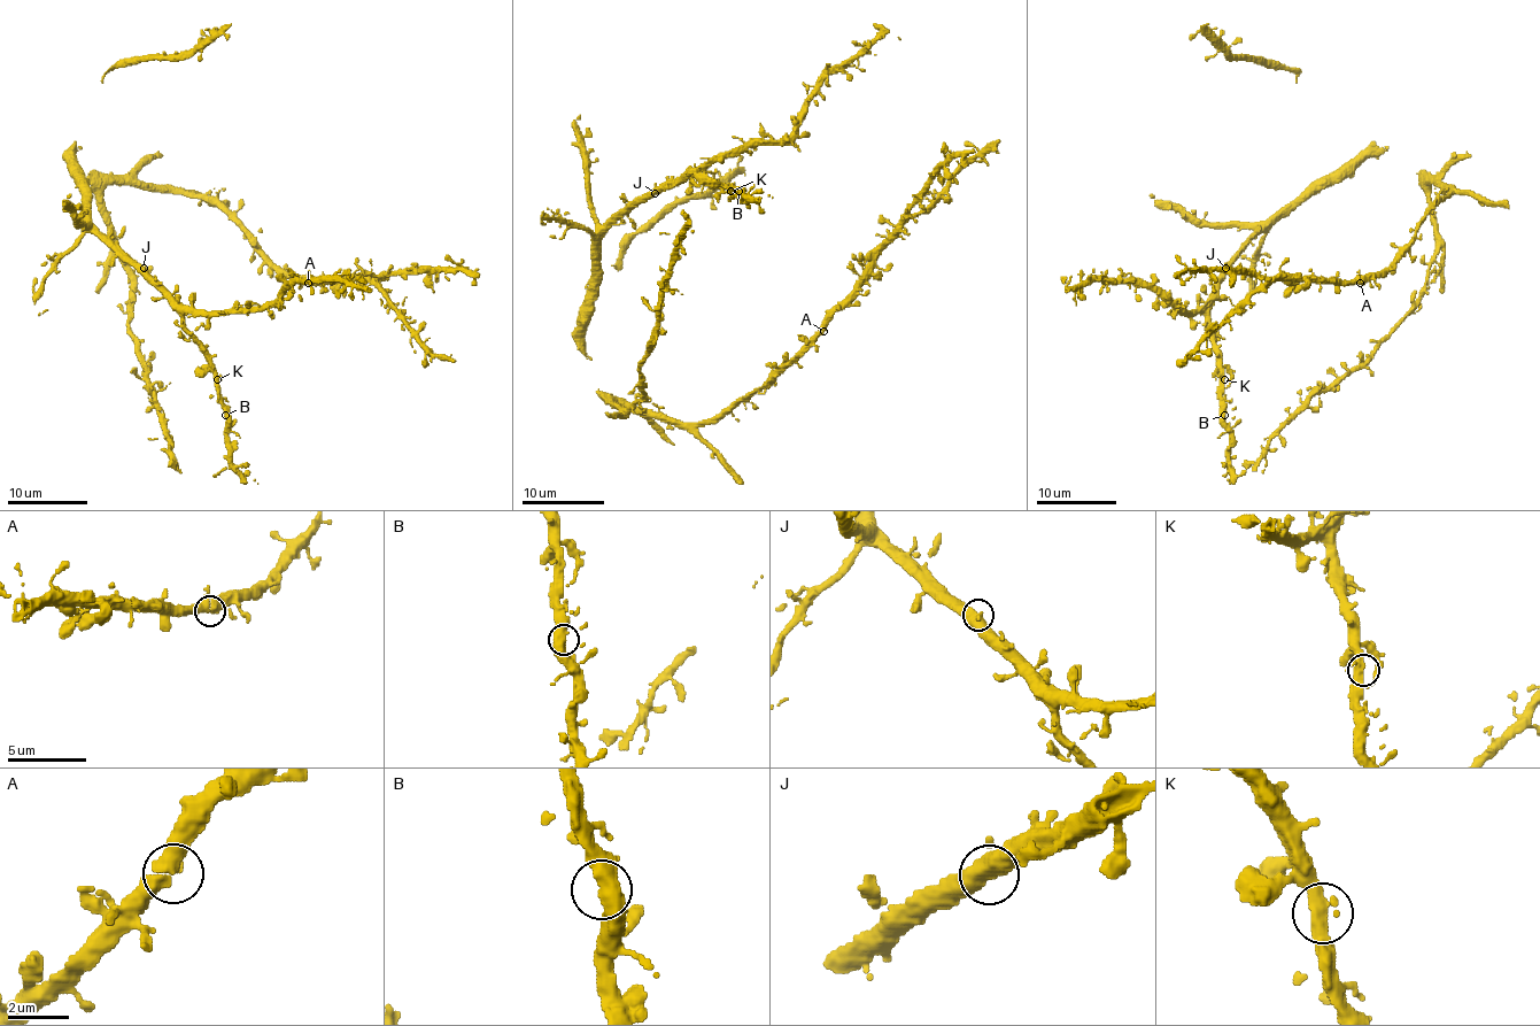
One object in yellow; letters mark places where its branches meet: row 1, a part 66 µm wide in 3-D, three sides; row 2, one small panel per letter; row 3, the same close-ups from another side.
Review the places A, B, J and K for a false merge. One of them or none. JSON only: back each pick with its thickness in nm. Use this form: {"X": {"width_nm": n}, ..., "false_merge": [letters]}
{"false_merge": []}

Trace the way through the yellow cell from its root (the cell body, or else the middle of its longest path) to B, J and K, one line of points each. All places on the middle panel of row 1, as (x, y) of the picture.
B: (587, 359), (583, 309), (594, 272), (594, 246), (602, 234), (667, 183), (704, 177), (717, 187), (738, 191)
J: (587, 359), (583, 348), (583, 309), (594, 272), (594, 246), (612, 224), (655, 193)
K: (587, 359), (583, 309), (594, 272), (594, 246), (602, 234), (667, 183), (704, 177), (730, 191)

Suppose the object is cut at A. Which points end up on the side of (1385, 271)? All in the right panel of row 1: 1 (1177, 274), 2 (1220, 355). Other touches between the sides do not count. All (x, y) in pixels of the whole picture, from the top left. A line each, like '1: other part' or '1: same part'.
1: other part
2: same part

